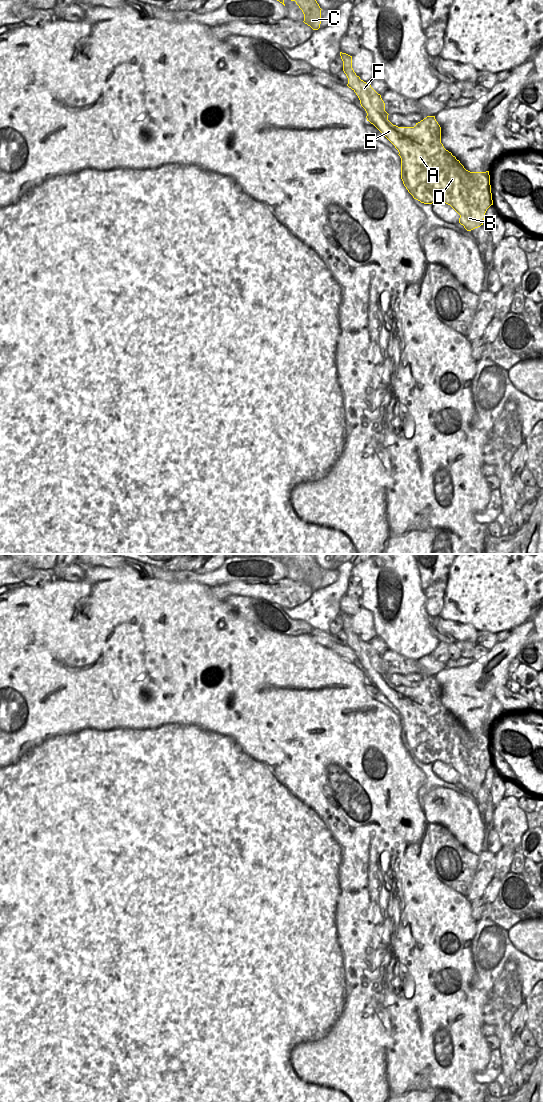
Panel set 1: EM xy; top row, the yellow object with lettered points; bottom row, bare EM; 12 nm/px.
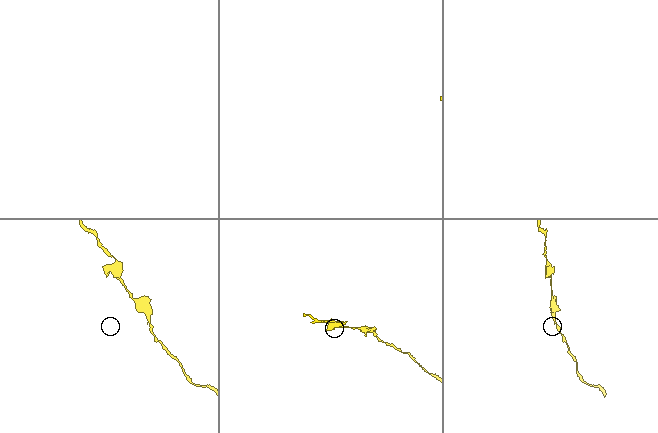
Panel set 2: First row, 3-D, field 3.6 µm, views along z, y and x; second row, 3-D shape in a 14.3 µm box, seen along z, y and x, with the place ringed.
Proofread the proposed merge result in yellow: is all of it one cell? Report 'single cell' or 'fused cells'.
single cell

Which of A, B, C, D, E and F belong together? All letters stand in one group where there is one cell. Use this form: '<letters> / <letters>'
A B C D E F

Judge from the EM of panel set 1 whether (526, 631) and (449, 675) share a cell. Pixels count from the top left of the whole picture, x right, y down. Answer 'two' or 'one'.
one

